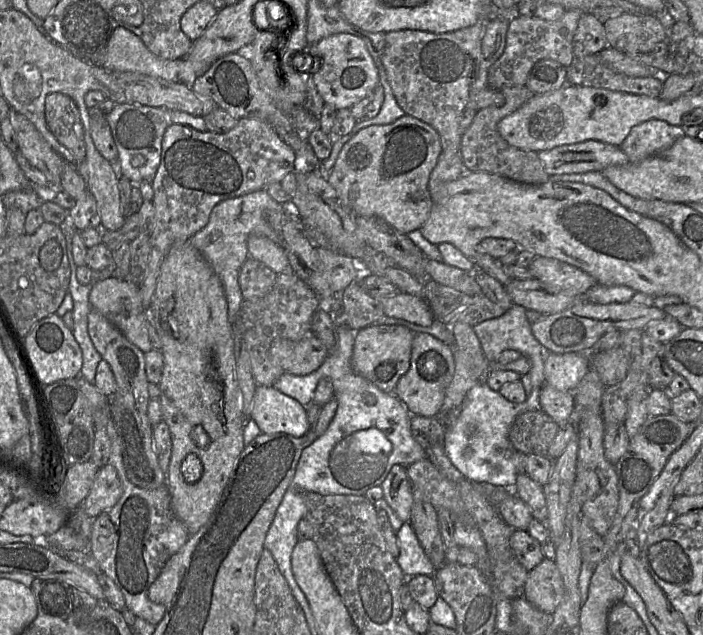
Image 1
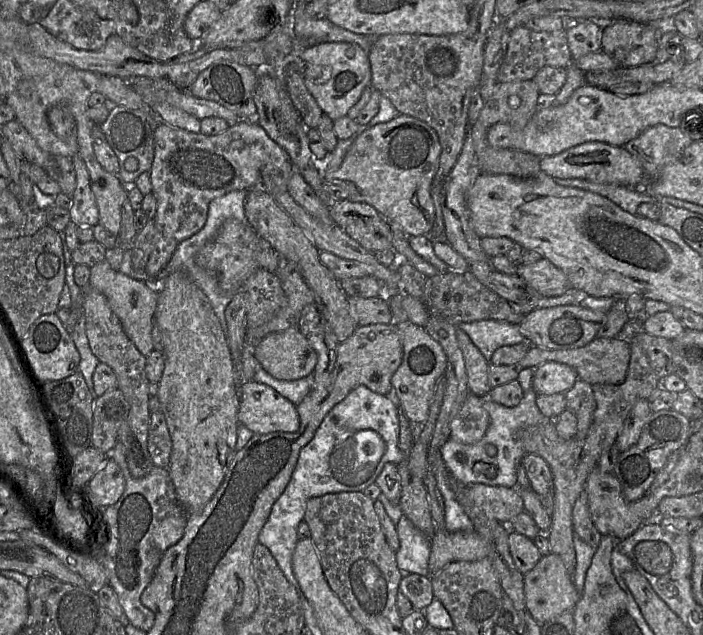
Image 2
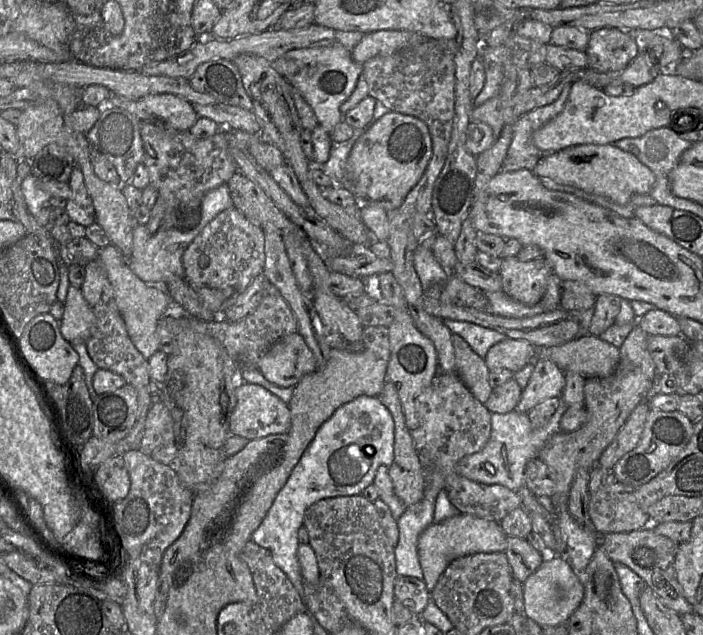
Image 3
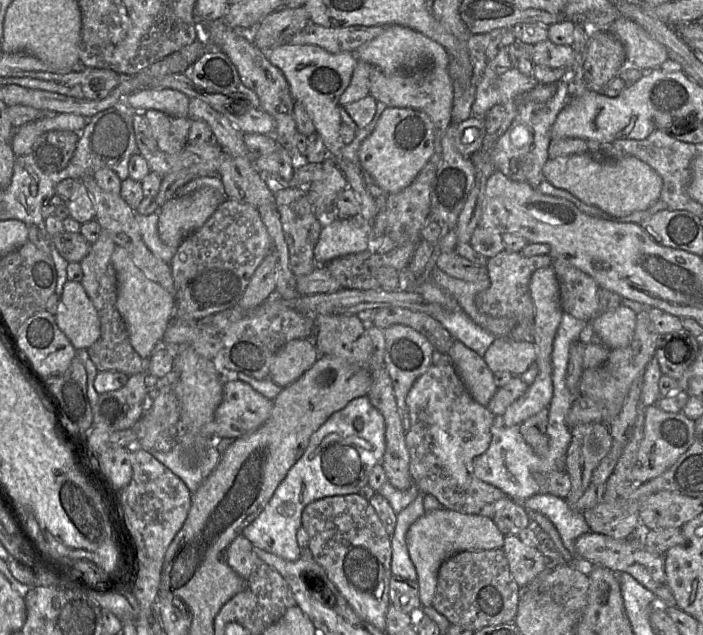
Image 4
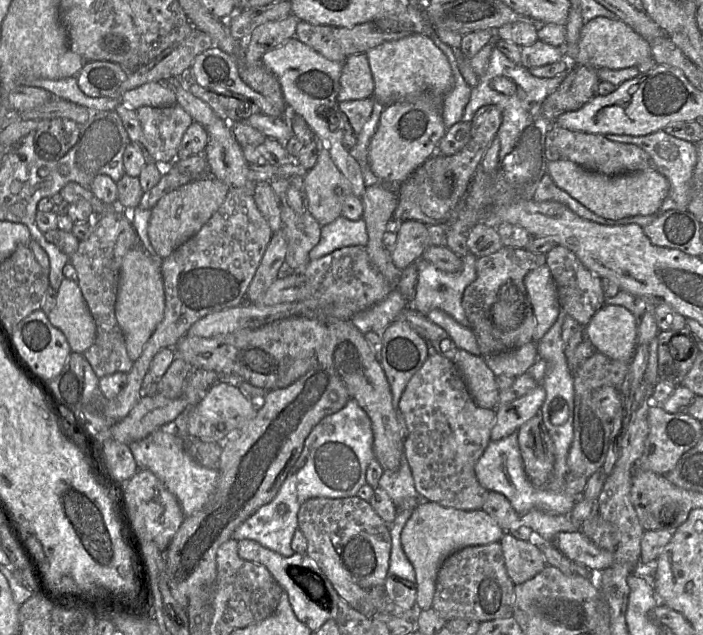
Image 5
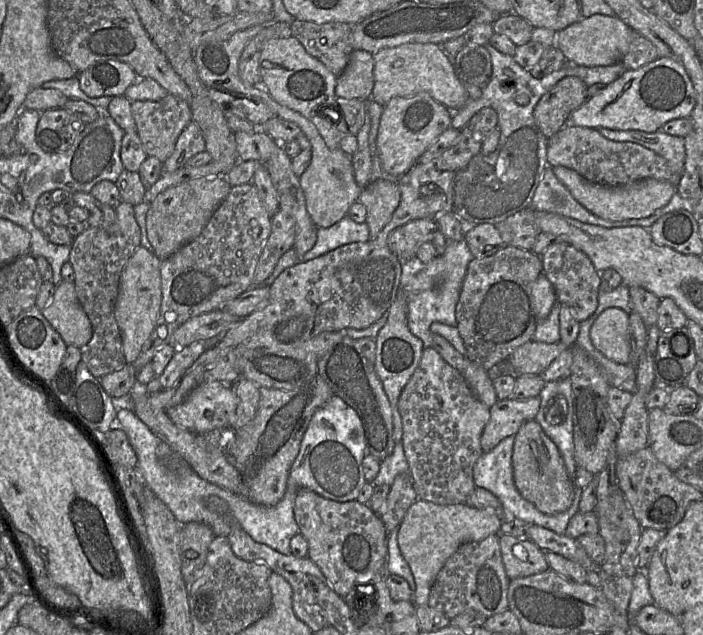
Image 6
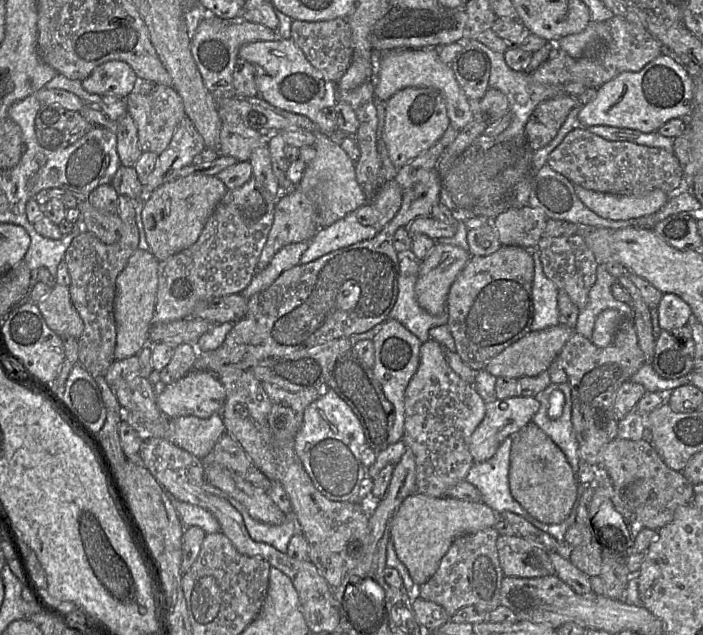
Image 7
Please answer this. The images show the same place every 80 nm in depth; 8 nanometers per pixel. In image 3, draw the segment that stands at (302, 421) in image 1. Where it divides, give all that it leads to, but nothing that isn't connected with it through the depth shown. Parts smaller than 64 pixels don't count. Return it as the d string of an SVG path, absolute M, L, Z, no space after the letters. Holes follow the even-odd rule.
M241 383L235 388L235 404L229 415L229 433L248 440L288 432L291 427L288 404L260 385Z

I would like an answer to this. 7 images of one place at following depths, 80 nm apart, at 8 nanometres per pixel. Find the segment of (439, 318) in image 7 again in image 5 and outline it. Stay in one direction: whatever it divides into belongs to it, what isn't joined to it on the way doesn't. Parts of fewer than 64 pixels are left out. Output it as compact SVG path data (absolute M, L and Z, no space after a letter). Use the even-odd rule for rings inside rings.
M470 252L461 259L463 267L456 273L444 272L422 258L417 259L414 264L418 270L418 278L410 307L425 316L434 309L440 309L449 314L461 325L470 327L462 307L462 298L465 289L476 279L477 274L475 264L478 258Z

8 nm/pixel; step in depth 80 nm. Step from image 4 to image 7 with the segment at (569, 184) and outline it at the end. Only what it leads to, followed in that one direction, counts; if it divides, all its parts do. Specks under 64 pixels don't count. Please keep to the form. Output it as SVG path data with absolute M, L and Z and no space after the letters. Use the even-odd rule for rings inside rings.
M574 185L583 204L596 215L609 220L628 220L651 215L662 208L670 195L656 189L640 196L614 195Z

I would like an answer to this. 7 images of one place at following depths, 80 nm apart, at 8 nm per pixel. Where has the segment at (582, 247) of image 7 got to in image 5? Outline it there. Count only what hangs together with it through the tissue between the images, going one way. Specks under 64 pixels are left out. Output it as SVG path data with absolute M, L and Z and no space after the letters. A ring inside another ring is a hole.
M561 245L553 247L546 254L546 266L550 269L557 286L561 310L585 328L604 306L602 279L588 270L572 251Z

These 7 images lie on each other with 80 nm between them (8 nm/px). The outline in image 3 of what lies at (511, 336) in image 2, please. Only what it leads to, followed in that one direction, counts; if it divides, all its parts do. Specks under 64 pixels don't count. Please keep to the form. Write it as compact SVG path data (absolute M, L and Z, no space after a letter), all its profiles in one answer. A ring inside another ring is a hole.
M443 320L452 334L461 336L470 347L485 358L489 349L507 338L506 335L471 322Z

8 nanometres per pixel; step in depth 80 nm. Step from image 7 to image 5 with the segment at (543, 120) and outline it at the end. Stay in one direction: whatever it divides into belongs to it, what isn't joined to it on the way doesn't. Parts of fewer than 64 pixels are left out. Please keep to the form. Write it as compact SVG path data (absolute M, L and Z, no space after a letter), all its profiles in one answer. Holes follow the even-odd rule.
M585 65L575 66L558 88L542 102L543 116L555 124L560 115L580 109L597 95L599 83L597 69Z

